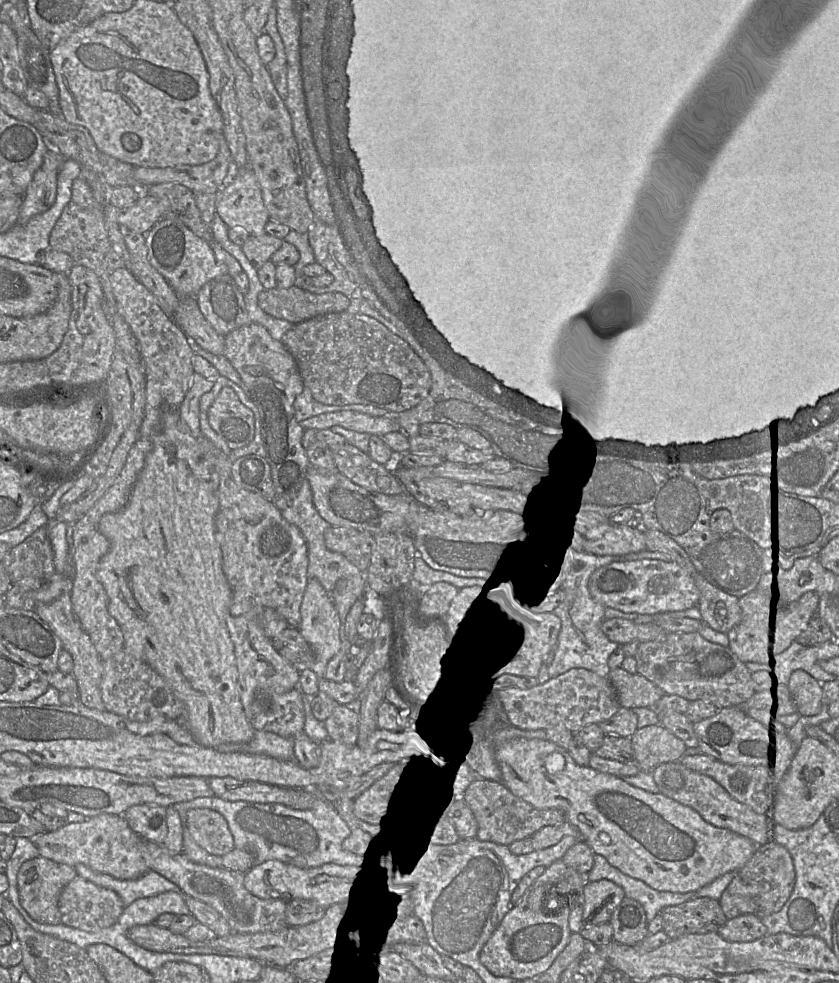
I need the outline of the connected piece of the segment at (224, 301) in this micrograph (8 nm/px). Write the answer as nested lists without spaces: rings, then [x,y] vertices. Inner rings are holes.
[[[223,274],[209,280],[196,297],[200,311],[220,335],[249,325],[251,322],[234,277]]]

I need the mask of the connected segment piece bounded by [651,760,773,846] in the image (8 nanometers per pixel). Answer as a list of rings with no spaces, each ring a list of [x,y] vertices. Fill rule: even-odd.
[[[681,761],[660,764],[651,772],[660,793],[676,802],[692,808],[706,822],[731,830],[761,846],[772,839],[773,825],[766,815],[754,812],[749,806],[732,798],[726,790],[712,778],[690,770]]]

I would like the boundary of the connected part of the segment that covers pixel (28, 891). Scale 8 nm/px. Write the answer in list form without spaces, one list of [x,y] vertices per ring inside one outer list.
[[[40,855],[25,861],[21,865],[17,875],[17,888],[21,906],[33,920],[39,923],[60,924],[59,895],[62,889],[77,875],[75,867],[54,862]]]

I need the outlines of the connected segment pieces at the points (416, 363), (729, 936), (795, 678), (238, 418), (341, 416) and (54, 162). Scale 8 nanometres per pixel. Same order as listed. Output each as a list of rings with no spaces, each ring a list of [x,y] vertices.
[[[346,311],[317,316],[294,325],[293,328],[285,333],[280,341],[294,357],[302,377],[304,387],[308,387],[313,398],[320,403],[338,406],[363,405],[386,410],[387,412],[404,412],[417,406],[429,394],[431,388],[431,375],[420,357],[403,339],[393,334],[382,323],[370,316],[364,314],[352,314]]]
[[[745,914],[727,920],[717,932],[728,942],[751,942],[766,936],[767,928],[757,916]]]
[[[795,670],[785,682],[792,698],[792,710],[798,715],[818,714],[823,705],[822,684],[804,670]]]
[[[223,387],[212,403],[209,423],[232,450],[249,445],[254,438],[254,414],[230,387]]]
[[[351,410],[320,414],[299,423],[304,430],[325,430],[333,426],[341,426],[348,430],[381,437],[387,433],[401,430],[401,426],[395,418],[375,417]]]
[[[55,149],[45,153],[43,164],[29,184],[20,207],[18,223],[25,224],[32,217],[44,213],[55,203],[57,176],[64,157]]]

